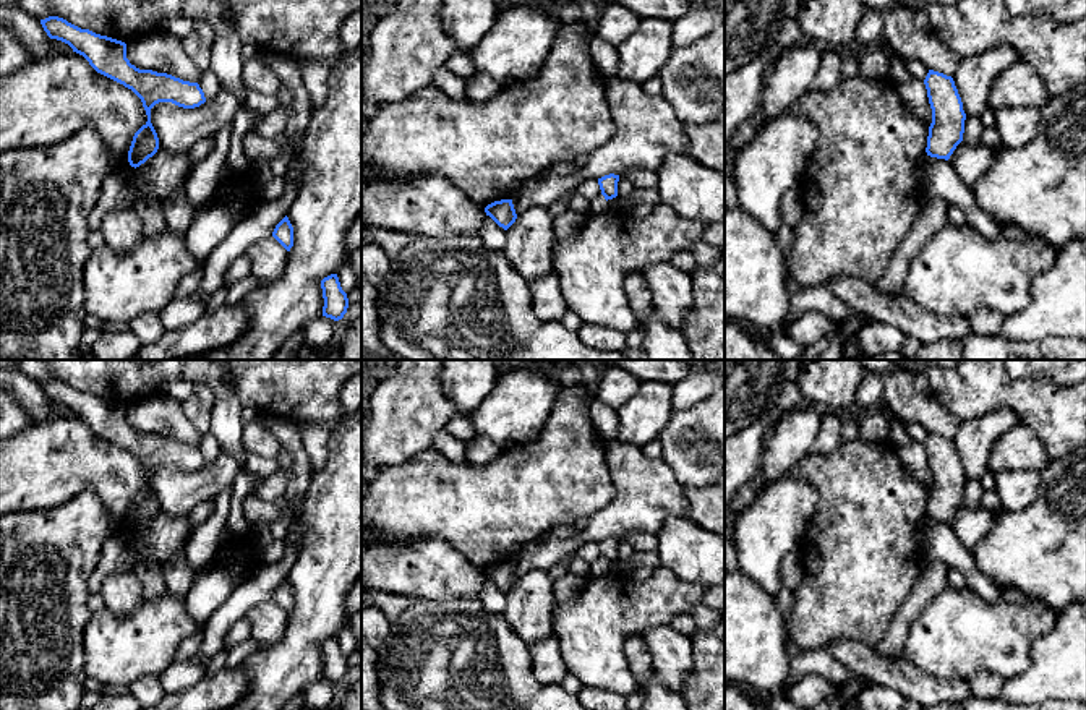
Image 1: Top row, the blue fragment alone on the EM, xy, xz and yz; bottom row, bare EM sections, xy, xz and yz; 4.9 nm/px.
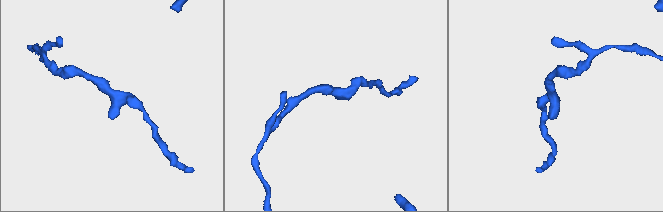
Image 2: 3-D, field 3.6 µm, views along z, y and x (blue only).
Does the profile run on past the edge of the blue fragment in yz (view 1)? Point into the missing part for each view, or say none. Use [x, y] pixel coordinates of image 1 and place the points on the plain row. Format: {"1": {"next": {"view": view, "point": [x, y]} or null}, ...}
{"1": {"next": null}}

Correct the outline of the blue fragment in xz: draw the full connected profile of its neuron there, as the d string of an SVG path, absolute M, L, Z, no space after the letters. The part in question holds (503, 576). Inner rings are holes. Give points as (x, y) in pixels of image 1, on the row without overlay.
M512 562L494 564L485 571L485 575L504 593L507 593L517 582Z

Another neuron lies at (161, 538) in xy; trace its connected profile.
M162 511L136 530L139 554L160 564L182 551L193 533L188 515L167 515Z

